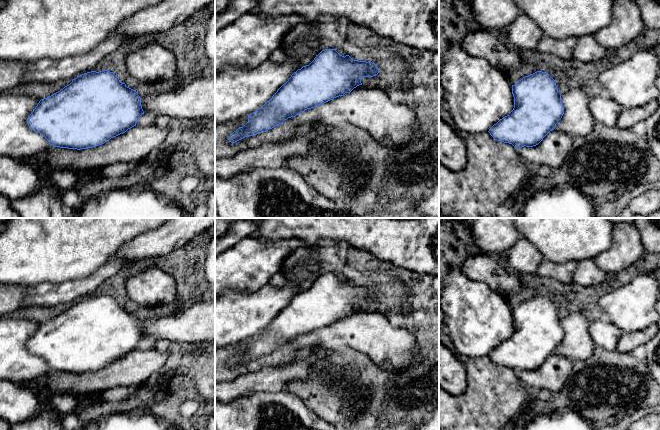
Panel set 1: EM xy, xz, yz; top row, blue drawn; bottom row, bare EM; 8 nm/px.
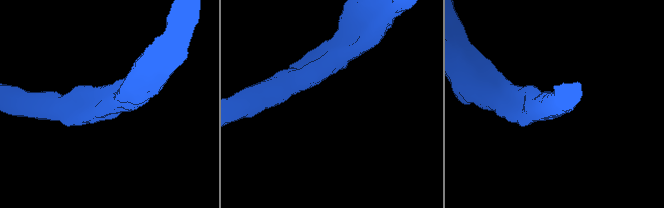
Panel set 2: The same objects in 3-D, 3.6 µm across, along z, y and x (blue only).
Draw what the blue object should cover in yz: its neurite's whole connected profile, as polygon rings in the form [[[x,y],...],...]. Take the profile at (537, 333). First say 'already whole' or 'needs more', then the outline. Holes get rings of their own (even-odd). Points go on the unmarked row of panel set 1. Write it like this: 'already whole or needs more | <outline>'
already whole | [[[537,295],[512,309],[512,318],[513,334],[494,348],[488,356],[495,364],[512,368],[517,373],[536,370],[555,353],[564,338],[564,330],[556,306],[547,296]]]

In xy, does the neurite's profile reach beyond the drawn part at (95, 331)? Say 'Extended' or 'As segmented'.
As segmented

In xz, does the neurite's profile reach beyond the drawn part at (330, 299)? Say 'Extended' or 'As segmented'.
As segmented

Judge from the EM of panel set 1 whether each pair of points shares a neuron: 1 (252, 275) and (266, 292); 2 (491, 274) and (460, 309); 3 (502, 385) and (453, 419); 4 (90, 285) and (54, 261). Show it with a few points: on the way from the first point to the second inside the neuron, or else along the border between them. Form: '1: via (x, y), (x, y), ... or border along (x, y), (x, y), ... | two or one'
1: border along (267, 282), (249, 292), (238, 290) | two
2: border along (463, 272), (474, 280), (486, 283), (503, 296) | two
3: via (490, 397), (469, 418), (465, 418) | one
4: border along (100, 266), (85, 276), (56, 283) | two

